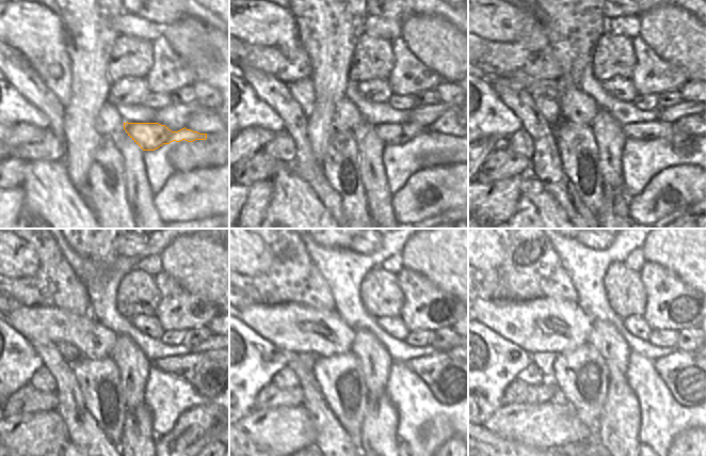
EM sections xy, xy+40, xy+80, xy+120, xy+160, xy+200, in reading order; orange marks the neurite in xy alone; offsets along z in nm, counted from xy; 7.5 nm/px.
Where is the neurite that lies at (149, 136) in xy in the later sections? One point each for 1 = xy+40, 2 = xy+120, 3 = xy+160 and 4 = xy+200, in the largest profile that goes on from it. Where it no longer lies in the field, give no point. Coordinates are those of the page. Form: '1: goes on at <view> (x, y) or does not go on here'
1: goes on at xy+40 (395, 134)
2: goes on at xy+120 (206, 376)
3: goes on at xy+160 (446, 376)
4: goes on at xy+200 (685, 373)

